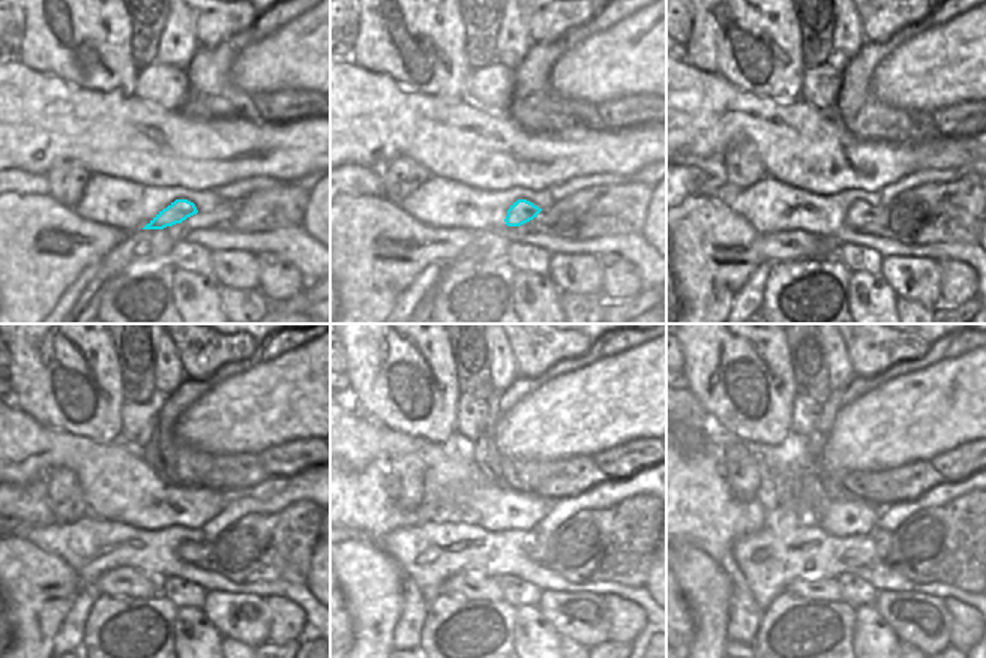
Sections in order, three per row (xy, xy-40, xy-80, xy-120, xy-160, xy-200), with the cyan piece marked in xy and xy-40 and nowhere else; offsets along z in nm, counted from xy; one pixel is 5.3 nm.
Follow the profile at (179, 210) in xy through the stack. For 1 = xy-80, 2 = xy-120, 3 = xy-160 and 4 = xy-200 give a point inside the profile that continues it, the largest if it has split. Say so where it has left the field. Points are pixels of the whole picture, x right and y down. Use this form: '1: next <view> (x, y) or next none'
1: next xy-80 (860, 213)
2: next xy-120 (191, 552)
3: next xy-160 (538, 552)
4: next xy-200 (883, 540)

